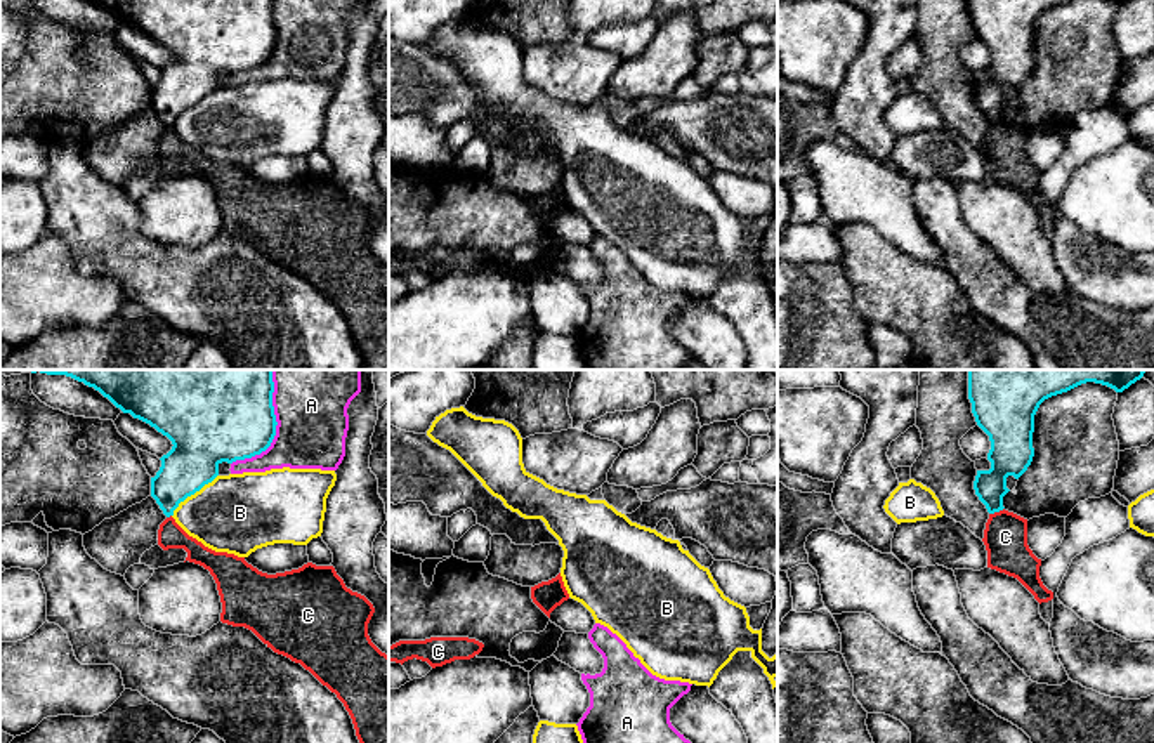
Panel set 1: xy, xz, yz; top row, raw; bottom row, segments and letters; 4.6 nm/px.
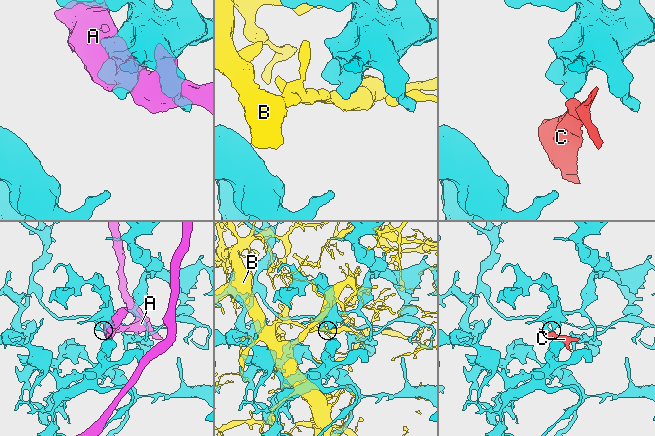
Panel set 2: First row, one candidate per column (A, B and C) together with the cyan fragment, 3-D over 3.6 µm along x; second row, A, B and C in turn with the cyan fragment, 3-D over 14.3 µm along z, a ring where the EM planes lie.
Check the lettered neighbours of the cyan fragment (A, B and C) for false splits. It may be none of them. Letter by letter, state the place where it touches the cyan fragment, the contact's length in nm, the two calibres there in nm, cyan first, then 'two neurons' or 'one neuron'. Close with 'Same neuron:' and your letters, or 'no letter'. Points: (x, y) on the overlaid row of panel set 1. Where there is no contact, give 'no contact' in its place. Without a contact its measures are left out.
A: contact xy (275, 427); length 480 nm; calibres 460 and 360 nm; two neurons
B: contact xy (191, 493); length 300 nm; calibres 260 and 360 nm; two neurons
C: contact yz (996, 511); length 80 nm; calibres 160 and 200 nm; two neurons
Same neuron: no letter

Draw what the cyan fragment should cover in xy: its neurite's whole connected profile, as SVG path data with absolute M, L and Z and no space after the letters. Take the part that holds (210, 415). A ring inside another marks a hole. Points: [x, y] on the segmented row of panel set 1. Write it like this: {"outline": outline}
{"outline": "M31 370L66 375L99 391L123 413L130 413L172 441L161 467L151 477L151 496L167 517L187 496L219 476L222 462L252 458L276 436L272 370Z"}

